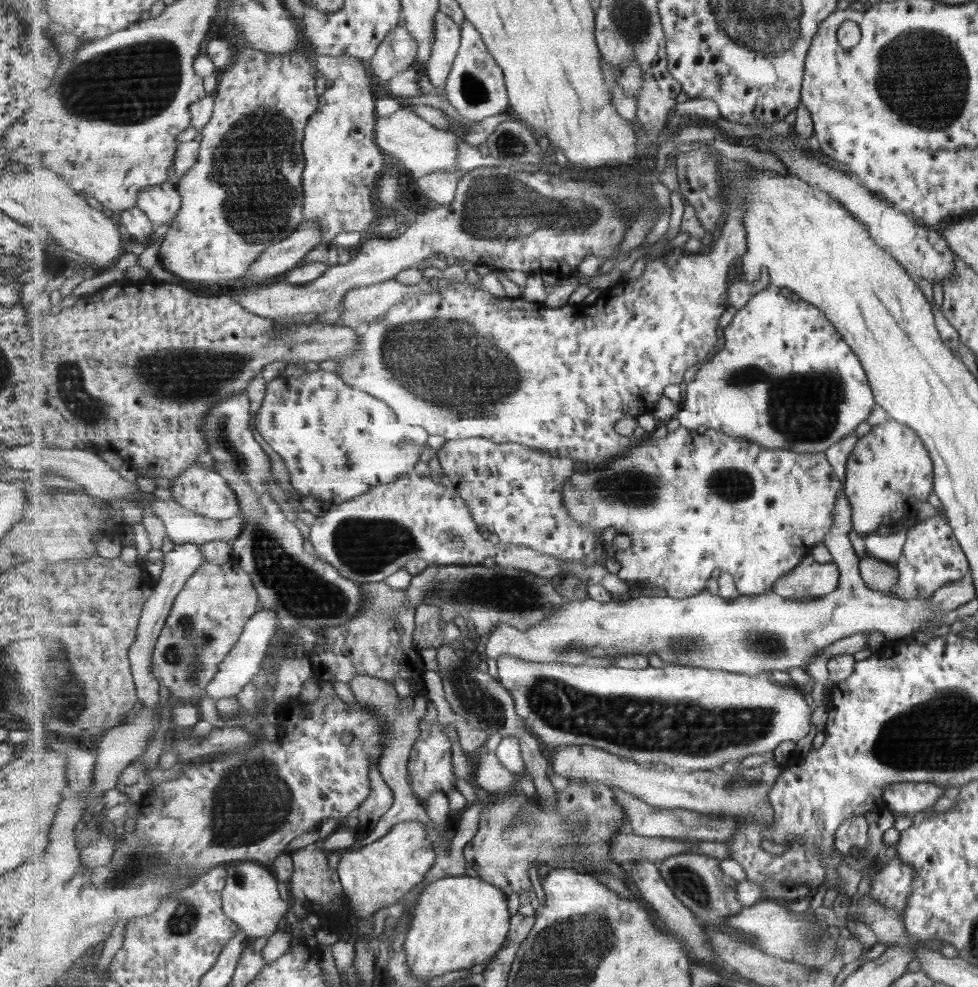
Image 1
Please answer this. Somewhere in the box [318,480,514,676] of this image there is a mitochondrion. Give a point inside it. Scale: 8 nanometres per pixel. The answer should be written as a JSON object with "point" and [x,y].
{"point":[364,545]}

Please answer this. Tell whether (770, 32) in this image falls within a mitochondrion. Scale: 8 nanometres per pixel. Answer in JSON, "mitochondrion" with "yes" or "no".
{"mitochondrion":"yes"}

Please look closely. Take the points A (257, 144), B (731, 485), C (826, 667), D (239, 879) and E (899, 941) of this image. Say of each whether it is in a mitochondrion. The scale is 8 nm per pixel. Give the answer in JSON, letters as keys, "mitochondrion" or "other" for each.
{"A":"mitochondrion","B":"mitochondrion","C":"other","D":"mitochondrion","E":"other"}

